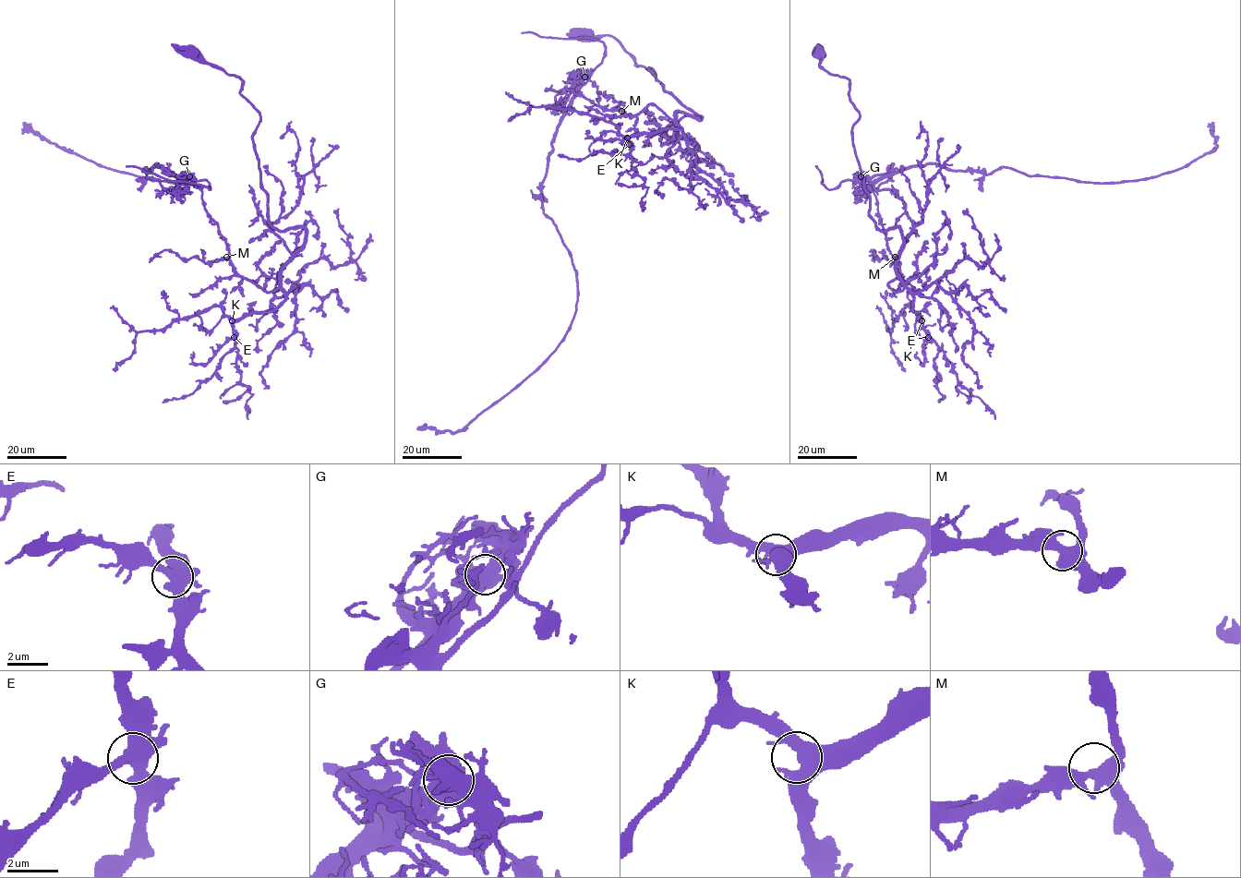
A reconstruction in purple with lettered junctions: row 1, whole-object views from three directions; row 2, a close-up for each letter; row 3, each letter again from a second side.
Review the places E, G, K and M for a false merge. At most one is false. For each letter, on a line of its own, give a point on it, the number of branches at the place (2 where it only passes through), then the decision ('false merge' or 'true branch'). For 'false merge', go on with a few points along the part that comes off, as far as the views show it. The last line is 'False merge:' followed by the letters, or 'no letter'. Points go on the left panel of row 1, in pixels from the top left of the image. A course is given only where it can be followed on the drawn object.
E: (234, 337) | 4 | true branch
G: (189, 176) | 6 | false merge | (189, 176), (184, 182), (157, 163), (147, 174), (159, 167), (181, 182), (101, 167), (49, 143), (23, 122)
K: (232, 320) | 5 | true branch
M: (226, 257) | 6 | true branch
False merge: G

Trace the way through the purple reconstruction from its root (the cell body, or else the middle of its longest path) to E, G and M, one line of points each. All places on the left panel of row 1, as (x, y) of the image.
E: (192, 53), (242, 81), (259, 115), (267, 220), (305, 230), (284, 299), (245, 313), (234, 337)
G: (192, 53), (242, 81), (259, 115), (252, 143), (267, 220), (305, 230), (278, 287), (237, 273), (189, 176)
M: (192, 53), (242, 81), (259, 115), (252, 143), (267, 220), (305, 230), (273, 290), (226, 257)

